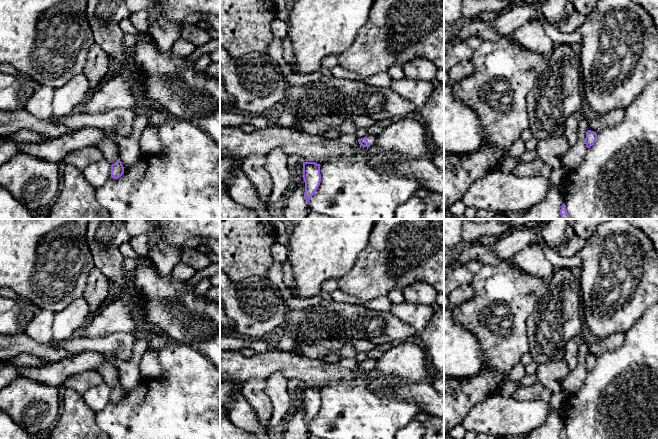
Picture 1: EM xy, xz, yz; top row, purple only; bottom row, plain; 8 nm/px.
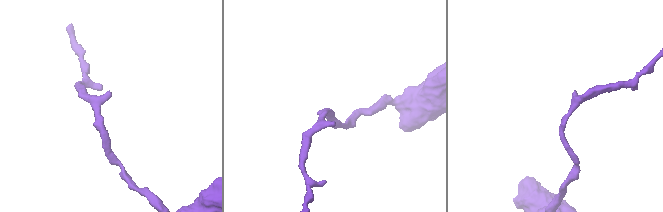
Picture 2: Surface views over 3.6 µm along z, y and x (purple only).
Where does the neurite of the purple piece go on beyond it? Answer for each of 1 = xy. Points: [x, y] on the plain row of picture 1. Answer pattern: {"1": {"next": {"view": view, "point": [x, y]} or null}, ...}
{"1": {"next": null}}

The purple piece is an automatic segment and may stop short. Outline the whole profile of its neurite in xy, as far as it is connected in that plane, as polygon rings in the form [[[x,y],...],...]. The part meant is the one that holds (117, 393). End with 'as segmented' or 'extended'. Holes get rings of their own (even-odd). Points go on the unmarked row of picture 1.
[[[119,382],[114,388],[111,389],[111,401],[114,403],[118,403],[123,399],[123,397],[124,397],[124,391]]]; as segmented

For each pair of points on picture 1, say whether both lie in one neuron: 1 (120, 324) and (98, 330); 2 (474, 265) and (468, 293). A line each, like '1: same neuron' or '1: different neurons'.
1: same neuron
2: different neurons

